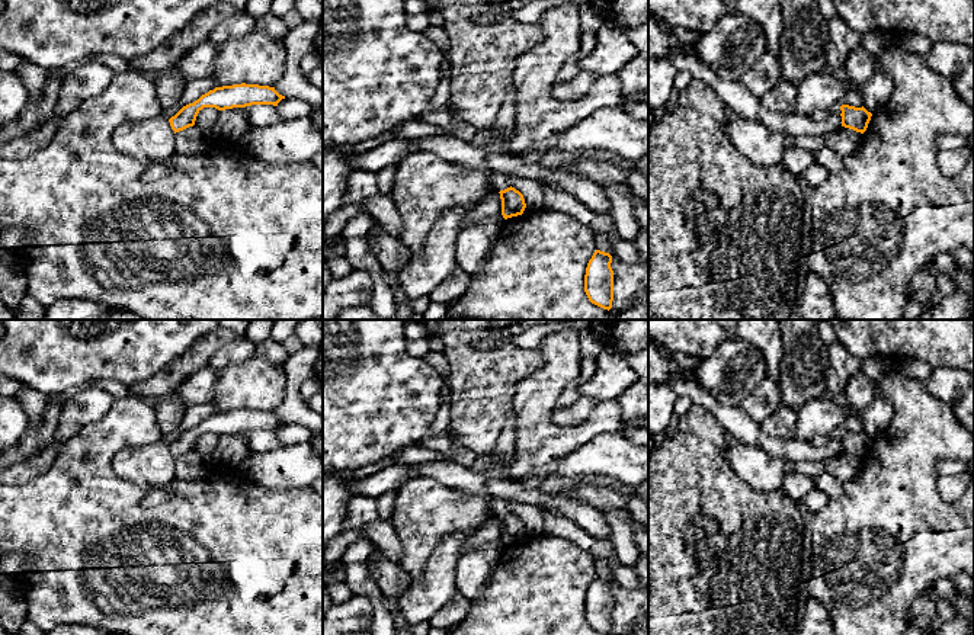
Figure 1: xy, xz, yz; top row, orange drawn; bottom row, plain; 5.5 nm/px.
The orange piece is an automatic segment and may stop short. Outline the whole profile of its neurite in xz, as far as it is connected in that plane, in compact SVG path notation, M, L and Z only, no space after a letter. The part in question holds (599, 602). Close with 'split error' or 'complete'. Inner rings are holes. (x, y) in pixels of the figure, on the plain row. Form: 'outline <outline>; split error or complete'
outline M596 575L587 589L584 600L584 618L589 626L603 635L612 634L613 626L613 596L612 581Z; complete

